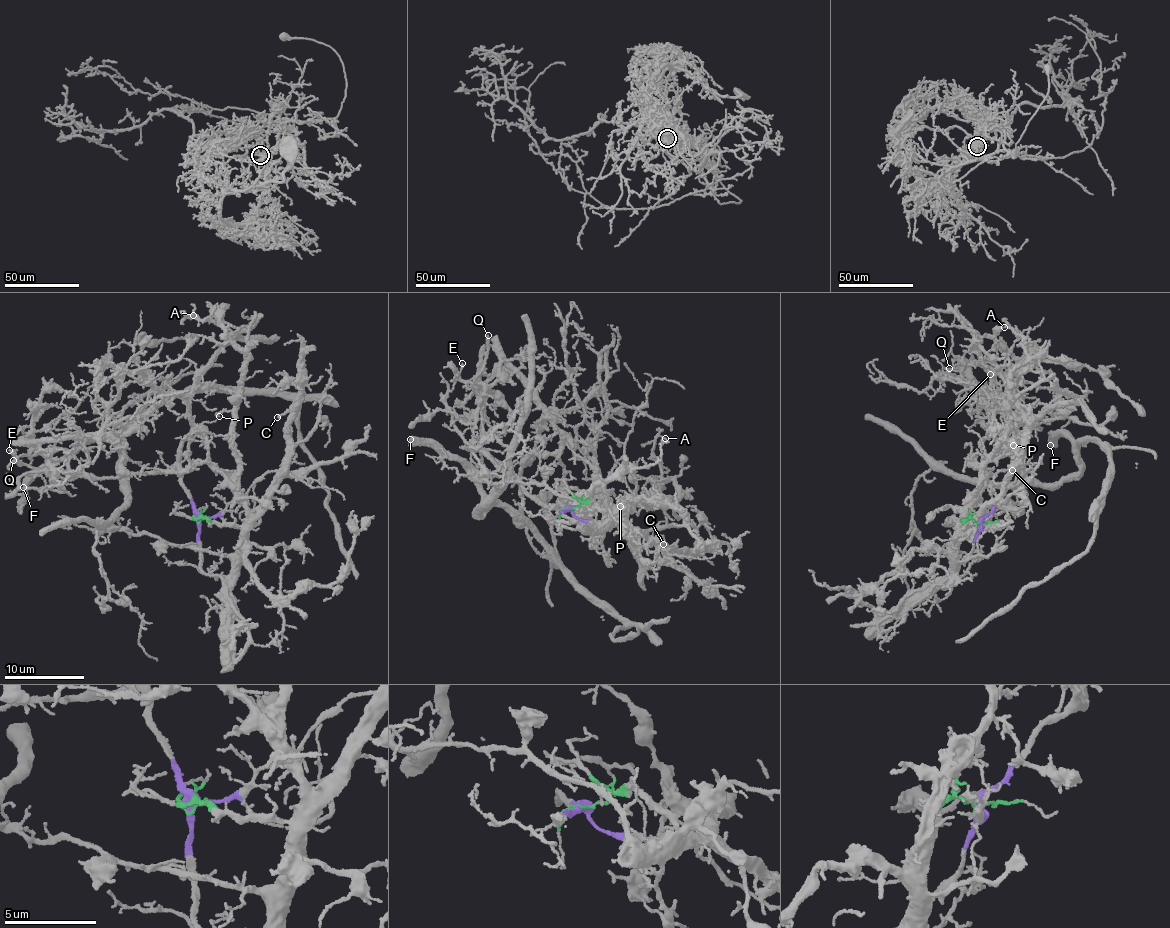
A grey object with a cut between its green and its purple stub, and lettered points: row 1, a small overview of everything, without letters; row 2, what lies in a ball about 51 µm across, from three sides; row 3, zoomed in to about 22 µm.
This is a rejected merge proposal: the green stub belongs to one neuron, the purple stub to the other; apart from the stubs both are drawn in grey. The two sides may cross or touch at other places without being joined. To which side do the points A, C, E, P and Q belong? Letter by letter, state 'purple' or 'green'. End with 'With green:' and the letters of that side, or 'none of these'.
A: green
C: green
E: purple
P: green
Q: purple
With green: A, C, P

